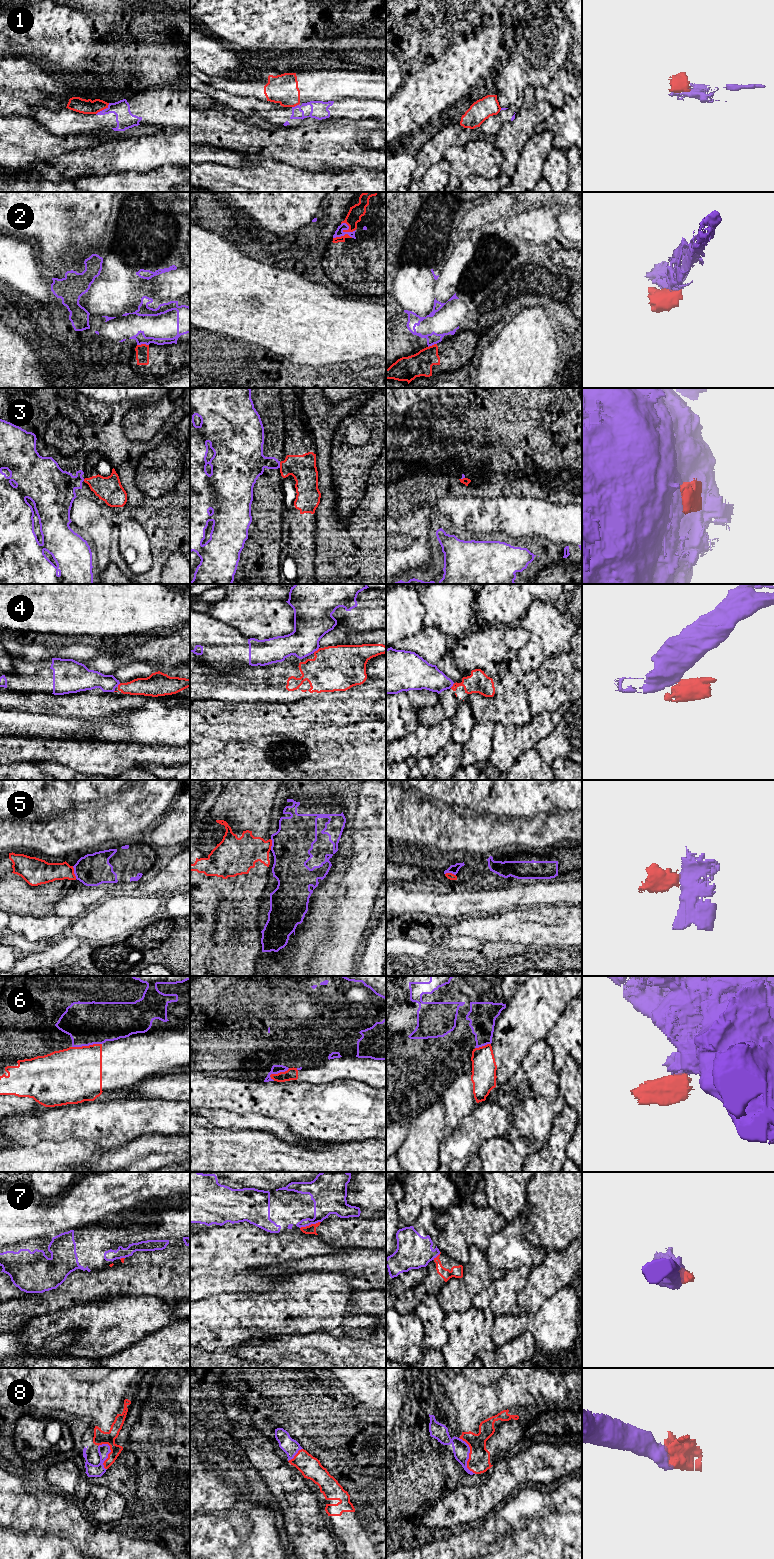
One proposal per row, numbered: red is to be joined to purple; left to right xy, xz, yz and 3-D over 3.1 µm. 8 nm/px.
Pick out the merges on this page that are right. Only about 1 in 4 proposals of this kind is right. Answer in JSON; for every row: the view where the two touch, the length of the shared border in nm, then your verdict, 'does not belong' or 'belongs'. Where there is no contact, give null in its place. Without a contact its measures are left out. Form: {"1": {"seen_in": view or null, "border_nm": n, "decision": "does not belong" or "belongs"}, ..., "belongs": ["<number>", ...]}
{"1": {"seen_in": "xy", "border_nm": 140, "decision": "does not belong"}, "2": {"seen_in": "xz", "border_nm": 200, "decision": "does not belong"}, "3": {"seen_in": "xz", "border_nm": 50, "decision": "does not belong"}, "4": {"seen_in": "xz", "border_nm": 70, "decision": "does not belong"}, "5": {"seen_in": "xy", "border_nm": 110, "decision": "does not belong"}, "6": {"seen_in": "xy", "border_nm": 240, "decision": "does not belong"}, "7": {"seen_in": "xz", "border_nm": 180, "decision": "does not belong"}, "8": {"seen_in": "yz", "border_nm": 320, "decision": "belongs"}, "belongs": ["8"]}

